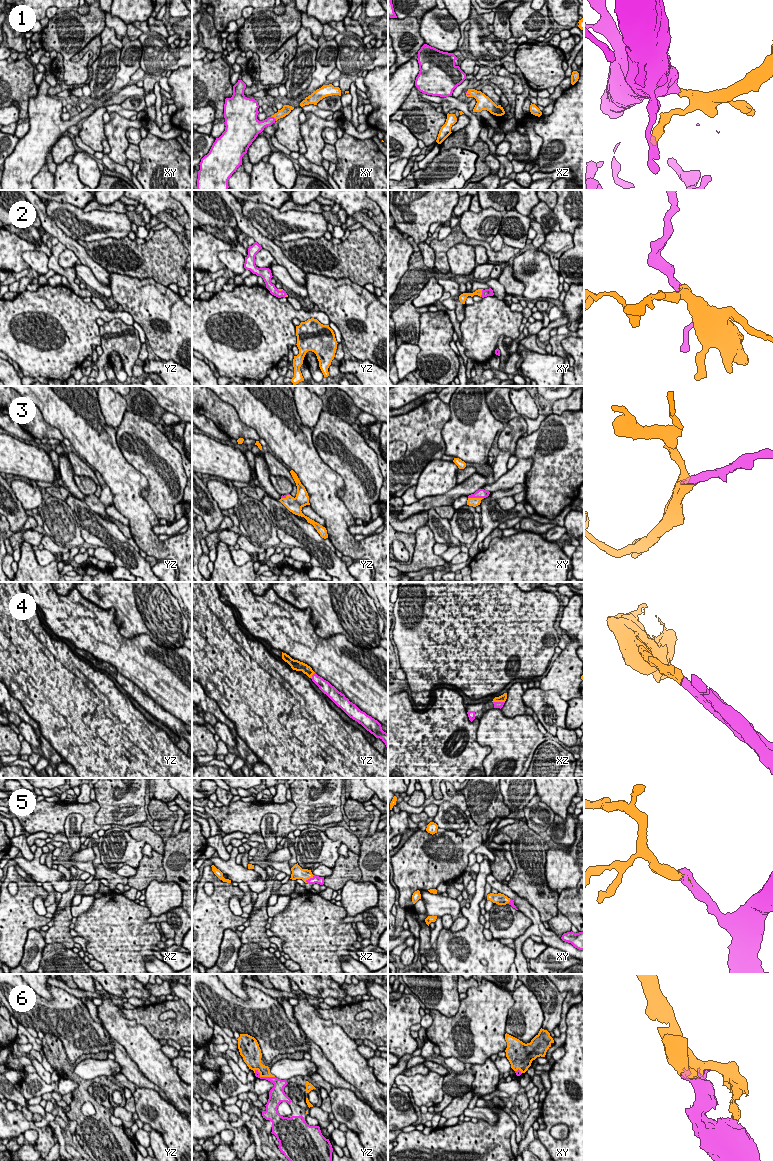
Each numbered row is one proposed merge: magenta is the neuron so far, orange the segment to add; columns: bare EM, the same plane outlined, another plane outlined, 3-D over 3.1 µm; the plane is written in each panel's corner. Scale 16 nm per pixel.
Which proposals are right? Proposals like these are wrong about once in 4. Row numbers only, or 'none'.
1, 2, 3, 4, 5, 6

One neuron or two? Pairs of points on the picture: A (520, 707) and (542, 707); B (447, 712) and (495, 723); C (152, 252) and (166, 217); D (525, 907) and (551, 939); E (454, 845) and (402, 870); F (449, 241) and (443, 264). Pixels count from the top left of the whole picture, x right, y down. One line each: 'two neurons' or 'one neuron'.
A: two neurons
B: two neurons
C: two neurons
D: one neuron
E: one neuron
F: one neuron

